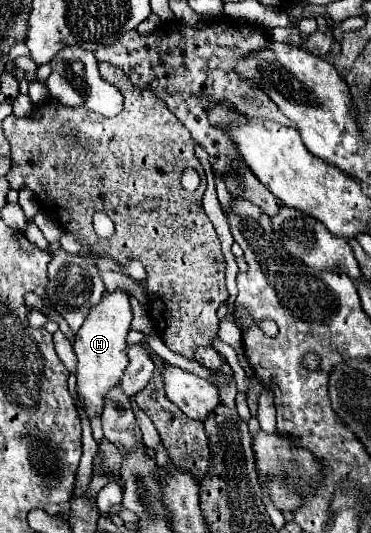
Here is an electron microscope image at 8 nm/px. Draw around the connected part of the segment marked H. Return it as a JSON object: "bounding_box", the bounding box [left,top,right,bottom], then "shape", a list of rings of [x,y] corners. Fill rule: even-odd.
{"bounding_box":[74,292,132,420],"shape":[[[112,292],[104,294],[100,304],[96,304],[86,322],[82,324],[80,332],[74,338],[74,354],[78,358],[76,366],[76,404],[84,404],[82,410],[86,412],[88,420],[102,416],[102,406],[106,404],[106,392],[120,384],[122,372],[128,364],[126,358],[126,334],[130,330],[132,308],[128,302],[126,292]]]}

